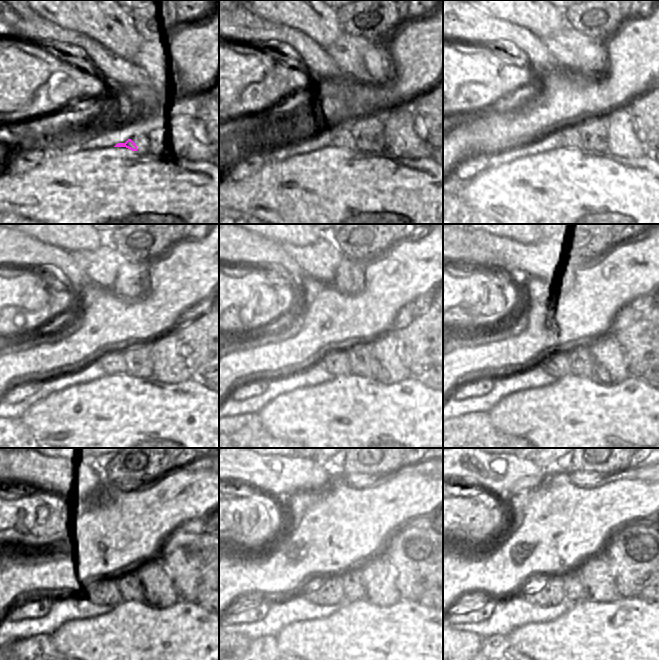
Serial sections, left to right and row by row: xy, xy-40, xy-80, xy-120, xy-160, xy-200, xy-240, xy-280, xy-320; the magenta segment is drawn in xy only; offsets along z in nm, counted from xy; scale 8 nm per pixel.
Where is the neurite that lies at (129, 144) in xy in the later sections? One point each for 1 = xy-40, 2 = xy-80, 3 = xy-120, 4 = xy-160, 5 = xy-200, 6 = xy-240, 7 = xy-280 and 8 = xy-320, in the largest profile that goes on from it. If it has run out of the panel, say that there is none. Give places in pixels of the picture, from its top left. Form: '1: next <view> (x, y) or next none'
1: next xy-40 (343, 138)
2: next xy-80 (570, 139)
3: next xy-120 (112, 362)
4: next xy-160 (336, 361)
5: next xy-200 (557, 365)
6: next xy-240 (106, 591)
7: next xy-280 (329, 591)
8: next xy-320 (550, 593)

